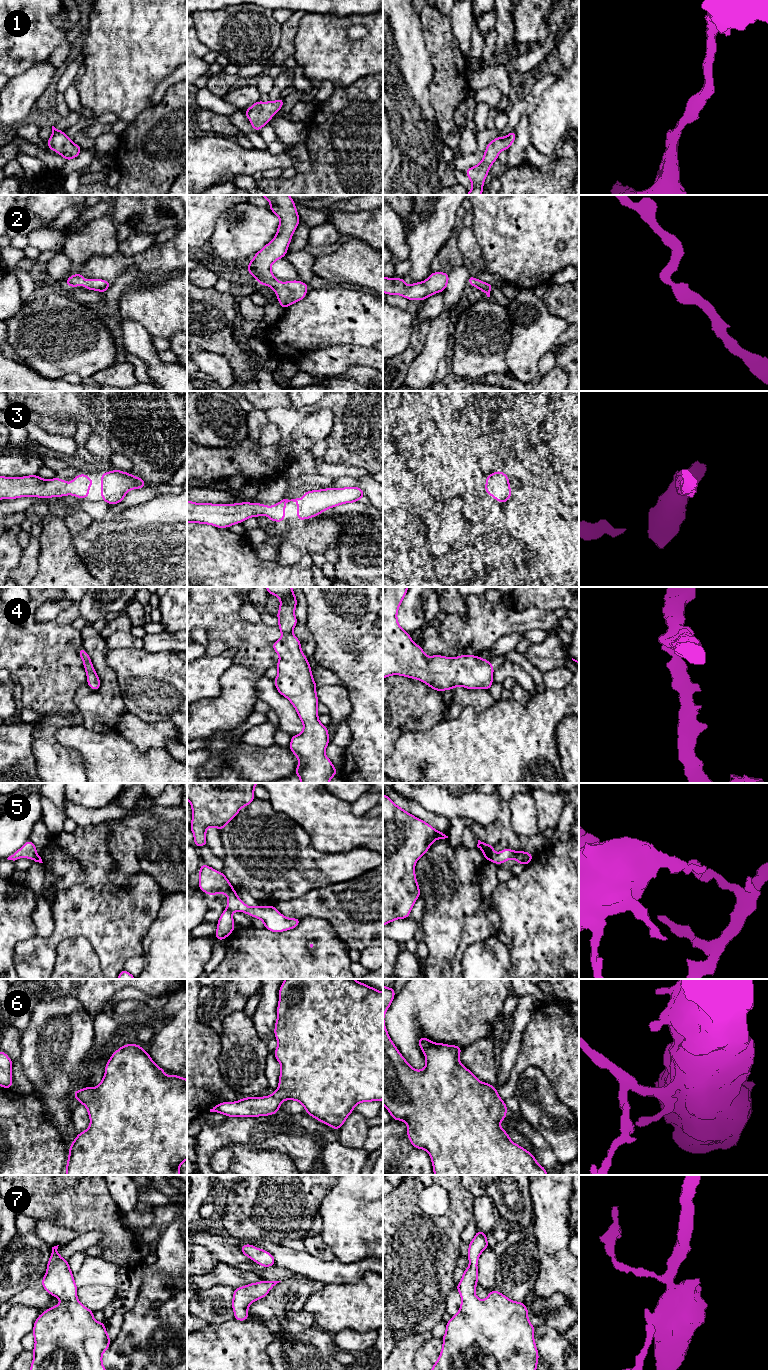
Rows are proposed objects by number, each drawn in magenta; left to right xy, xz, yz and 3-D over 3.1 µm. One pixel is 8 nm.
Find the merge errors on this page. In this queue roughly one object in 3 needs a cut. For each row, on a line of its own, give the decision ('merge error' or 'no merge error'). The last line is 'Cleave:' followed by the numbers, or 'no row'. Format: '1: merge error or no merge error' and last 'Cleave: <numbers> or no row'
1: no merge error
2: no merge error
3: no merge error
4: no merge error
5: merge error
6: no merge error
7: no merge error
Cleave: 5

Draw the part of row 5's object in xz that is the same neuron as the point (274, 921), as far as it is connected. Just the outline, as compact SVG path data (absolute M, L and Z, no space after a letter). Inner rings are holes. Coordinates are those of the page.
M232 890L228 895L227 908L224 909L217 922L217 930L214 936L219 941L223 941L235 930L235 922L232 916L234 911L240 911L262 920L265 929L276 933L294 929L301 922L299 918L285 917L274 905L249 907L238 897L237 892Z

